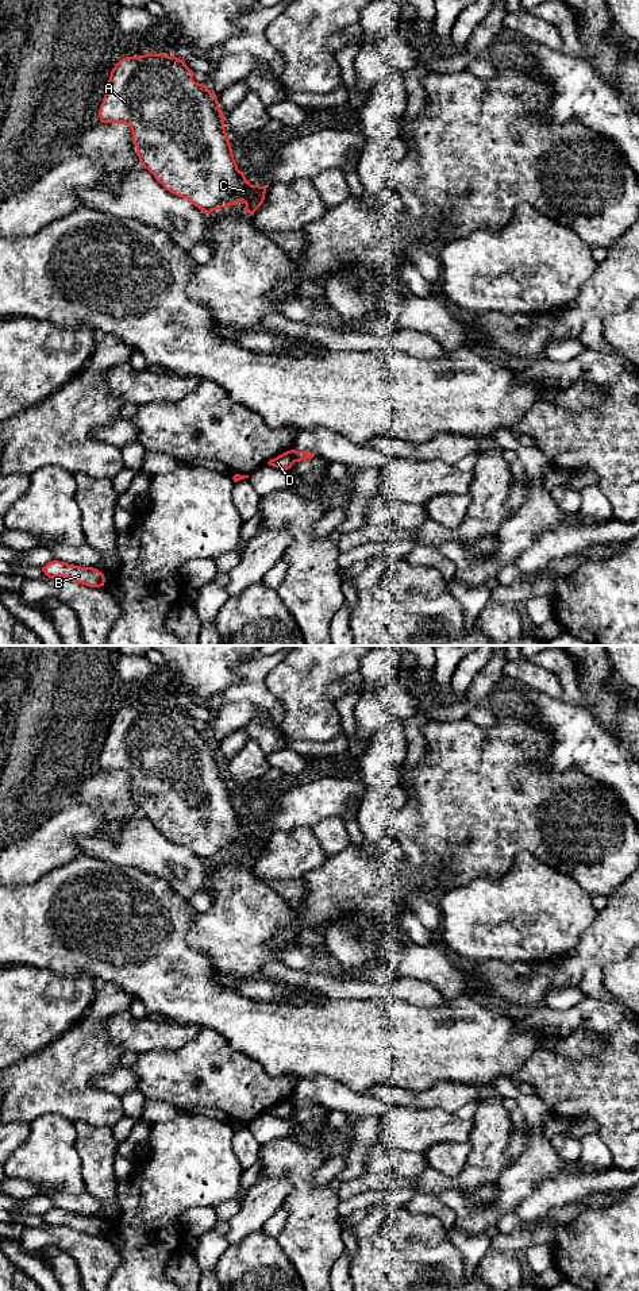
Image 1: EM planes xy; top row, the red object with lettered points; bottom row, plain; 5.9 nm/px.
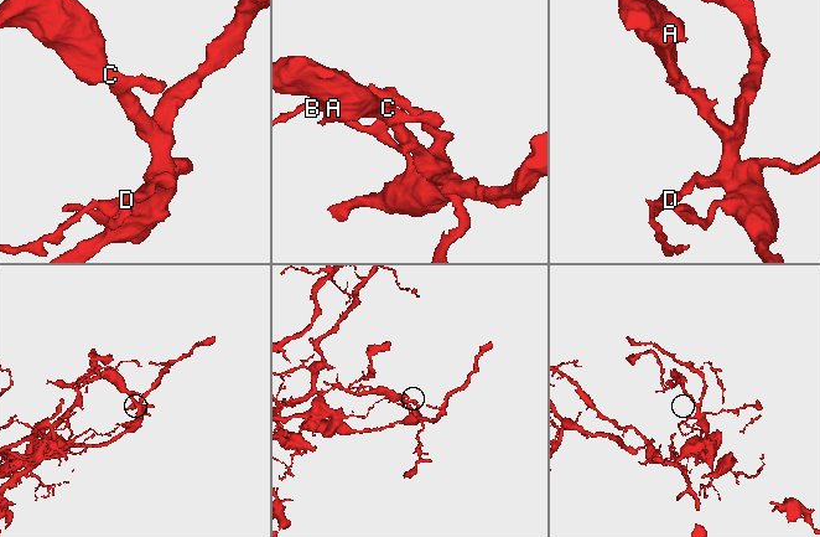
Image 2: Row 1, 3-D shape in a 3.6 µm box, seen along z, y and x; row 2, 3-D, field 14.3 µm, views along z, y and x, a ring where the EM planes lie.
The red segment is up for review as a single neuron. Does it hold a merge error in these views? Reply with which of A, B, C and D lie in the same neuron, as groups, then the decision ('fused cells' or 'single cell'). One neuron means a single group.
groups A C / B D; fused cells

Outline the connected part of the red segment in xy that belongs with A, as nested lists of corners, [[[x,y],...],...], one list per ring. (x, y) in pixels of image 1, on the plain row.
[[[150,701],[120,708],[111,720],[99,766],[101,771],[128,774],[140,814],[199,858],[211,862],[243,849],[243,858],[253,863],[262,853],[266,836],[251,833],[238,817],[218,745],[193,728],[185,709]]]

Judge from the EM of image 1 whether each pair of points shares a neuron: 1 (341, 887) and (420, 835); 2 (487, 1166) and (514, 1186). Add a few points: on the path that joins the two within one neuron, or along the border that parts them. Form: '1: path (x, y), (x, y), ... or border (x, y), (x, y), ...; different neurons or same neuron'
1: border (405, 856), (419, 867), (427, 854), (437, 859); different neurons
2: border (512, 1163), (504, 1170), (496, 1183); different neurons

